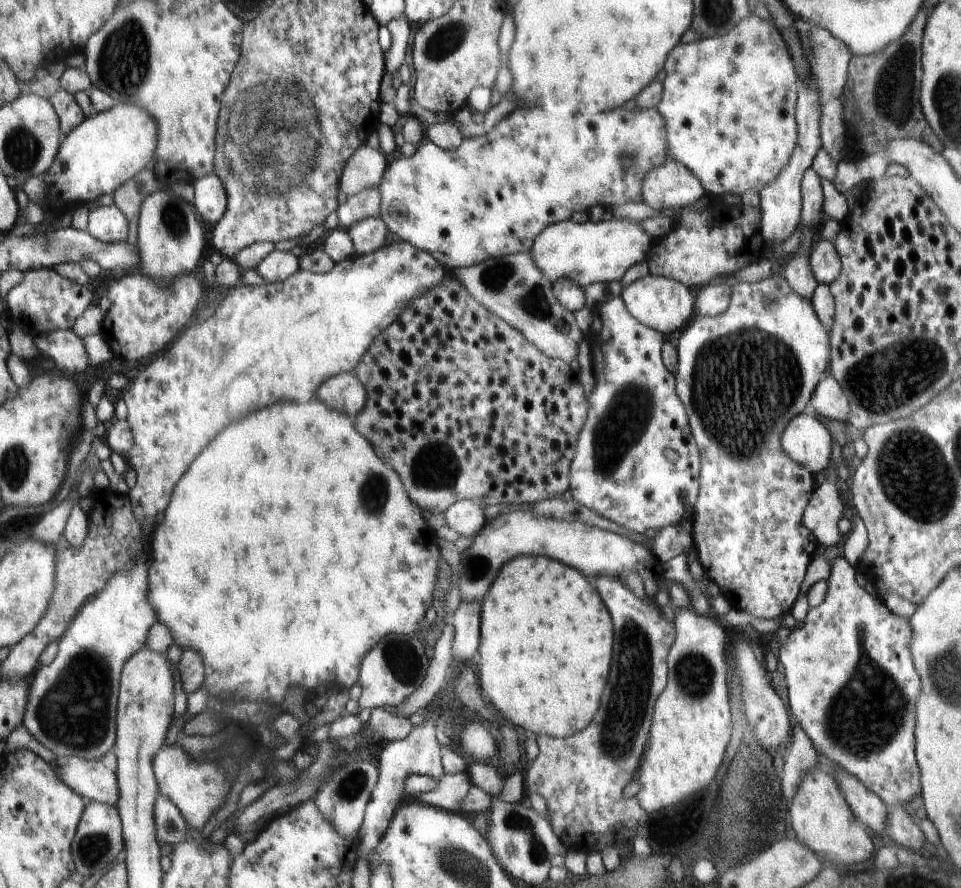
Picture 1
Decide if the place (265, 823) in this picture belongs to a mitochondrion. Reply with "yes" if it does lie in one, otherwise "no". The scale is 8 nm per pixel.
no

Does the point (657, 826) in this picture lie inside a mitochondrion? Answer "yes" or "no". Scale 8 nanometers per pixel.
no

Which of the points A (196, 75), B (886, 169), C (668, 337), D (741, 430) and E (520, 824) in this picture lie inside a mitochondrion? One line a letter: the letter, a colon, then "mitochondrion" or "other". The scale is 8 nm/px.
A: other
B: other
C: other
D: mitochondrion
E: mitochondrion

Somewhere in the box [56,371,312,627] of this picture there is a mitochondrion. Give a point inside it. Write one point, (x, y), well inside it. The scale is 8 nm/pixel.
(122, 544)

